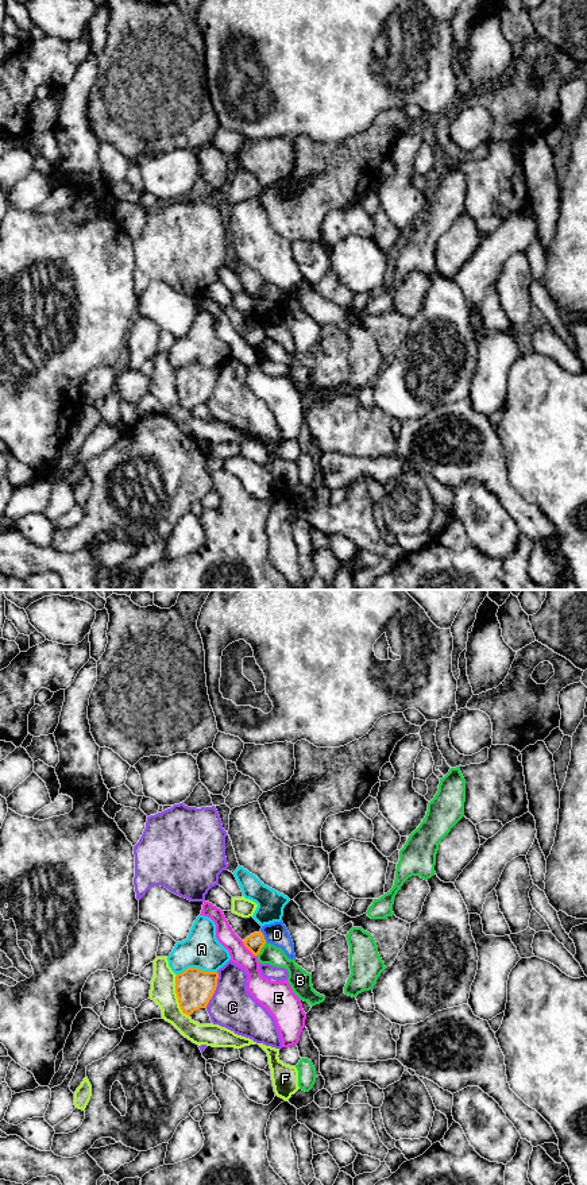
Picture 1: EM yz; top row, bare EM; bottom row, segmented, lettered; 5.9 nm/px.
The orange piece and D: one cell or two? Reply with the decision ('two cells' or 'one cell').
two cells

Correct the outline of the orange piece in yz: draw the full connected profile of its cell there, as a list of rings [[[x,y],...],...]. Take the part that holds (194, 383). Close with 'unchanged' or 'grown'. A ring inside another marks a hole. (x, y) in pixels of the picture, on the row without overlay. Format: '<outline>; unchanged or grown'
[[[188,363],[175,371],[175,389],[184,409],[192,410],[200,404],[206,404],[217,382],[217,367],[204,367]]]; unchanged

